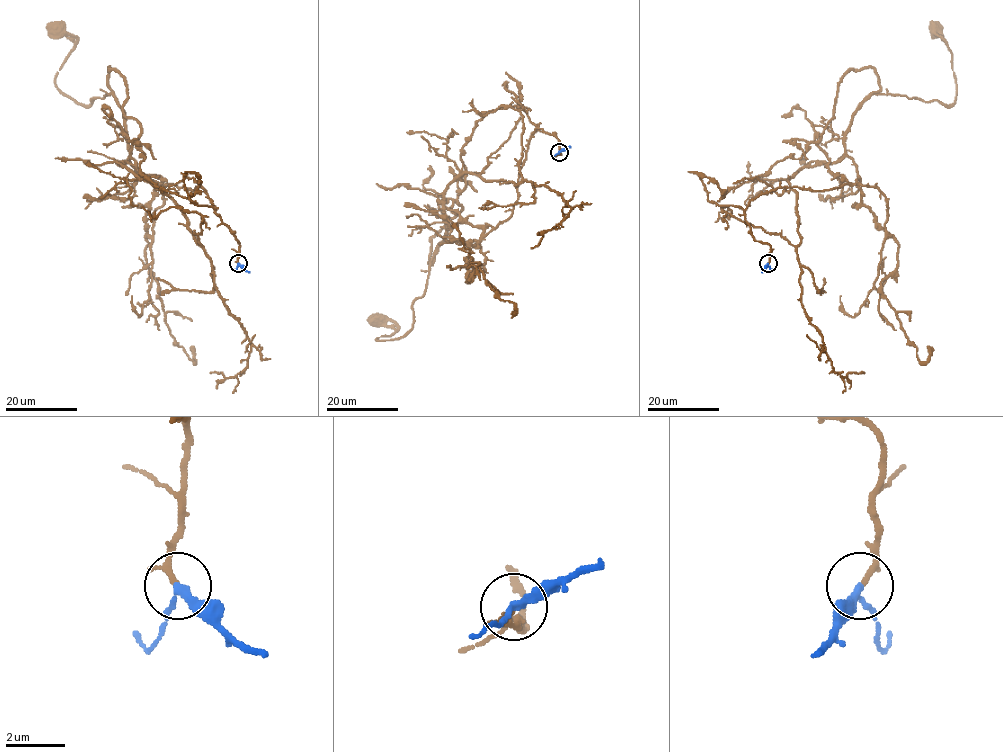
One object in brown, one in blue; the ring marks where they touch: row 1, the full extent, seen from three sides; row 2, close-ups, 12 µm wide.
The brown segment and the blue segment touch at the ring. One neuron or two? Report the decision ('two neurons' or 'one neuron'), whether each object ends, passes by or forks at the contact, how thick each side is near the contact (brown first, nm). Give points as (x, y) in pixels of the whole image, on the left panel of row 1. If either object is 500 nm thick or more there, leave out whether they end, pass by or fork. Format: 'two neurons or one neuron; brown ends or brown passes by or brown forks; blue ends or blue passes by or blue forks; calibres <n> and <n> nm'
one neuron; brown passes by; blue passes by; calibres 140 and 220 nm

